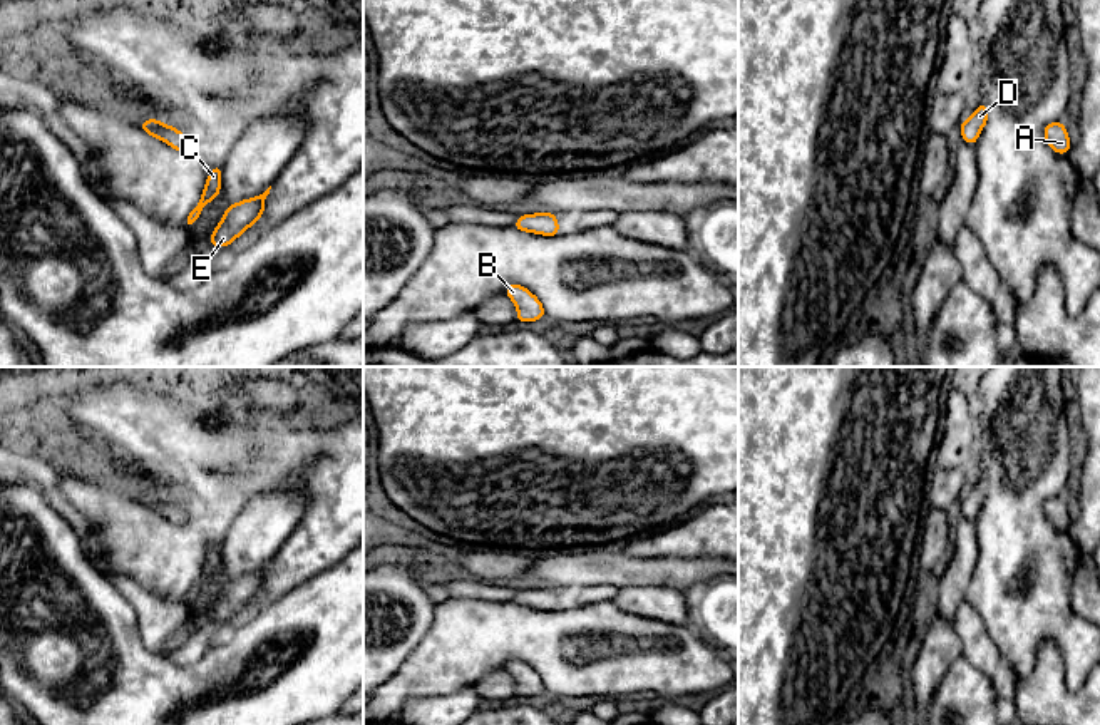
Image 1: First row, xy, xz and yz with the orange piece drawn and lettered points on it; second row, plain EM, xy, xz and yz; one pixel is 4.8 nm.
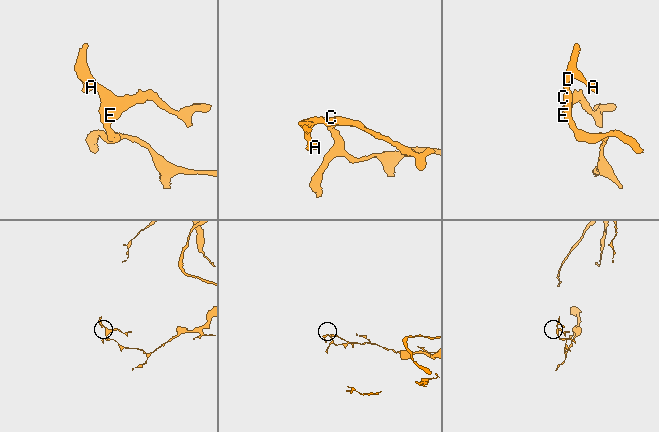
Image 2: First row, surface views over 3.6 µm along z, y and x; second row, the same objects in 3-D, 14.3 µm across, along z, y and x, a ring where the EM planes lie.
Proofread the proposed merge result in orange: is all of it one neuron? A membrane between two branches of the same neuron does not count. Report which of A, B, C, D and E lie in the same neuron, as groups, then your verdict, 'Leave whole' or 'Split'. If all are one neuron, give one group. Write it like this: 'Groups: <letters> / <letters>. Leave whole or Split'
Groups: A B C D E. Leave whole

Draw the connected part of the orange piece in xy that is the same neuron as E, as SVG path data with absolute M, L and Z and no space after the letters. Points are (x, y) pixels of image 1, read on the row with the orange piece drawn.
M271 186L258 198L239 201L233 206L226 206L224 216L216 229L211 233L209 246L228 246L239 234L243 234L254 221L260 221L266 196Z

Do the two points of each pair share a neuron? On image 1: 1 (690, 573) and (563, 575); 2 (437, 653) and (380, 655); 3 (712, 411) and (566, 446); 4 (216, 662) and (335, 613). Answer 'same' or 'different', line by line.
1: same
2: different
3: same
4: same

